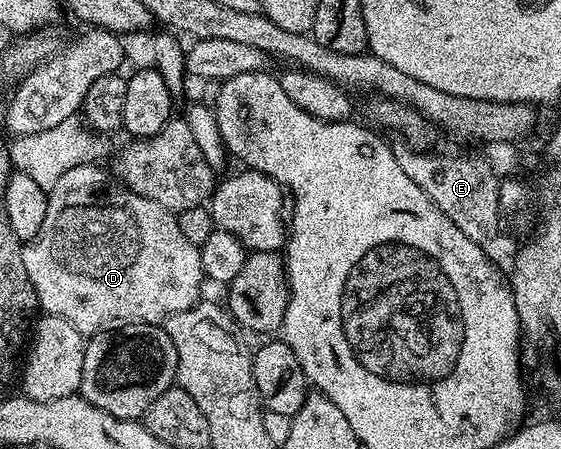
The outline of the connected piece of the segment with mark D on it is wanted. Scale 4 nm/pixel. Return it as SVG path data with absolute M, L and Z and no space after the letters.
M83 165L71 168L70 171L58 180L57 185L48 191L49 203L47 204L47 217L43 220L43 228L34 236L33 241L24 243L21 255L23 256L23 268L27 268L27 276L37 293L37 300L40 309L46 315L54 314L60 318L65 318L83 336L92 336L108 331L118 324L161 324L166 318L170 318L175 312L183 312L191 308L202 297L200 286L203 283L201 273L201 252L198 246L191 244L183 232L179 232L177 214L172 210L165 210L155 200L138 198L136 196L125 196L122 202L117 202L114 206L66 206L68 186L73 190L89 190L93 186L92 165Z

